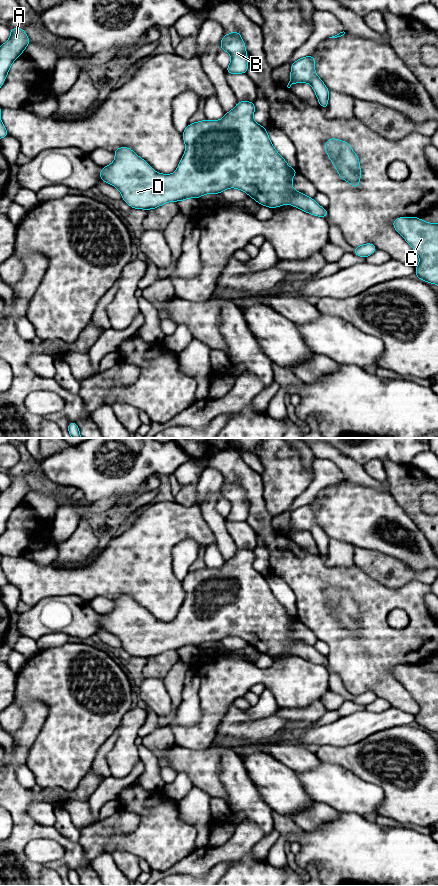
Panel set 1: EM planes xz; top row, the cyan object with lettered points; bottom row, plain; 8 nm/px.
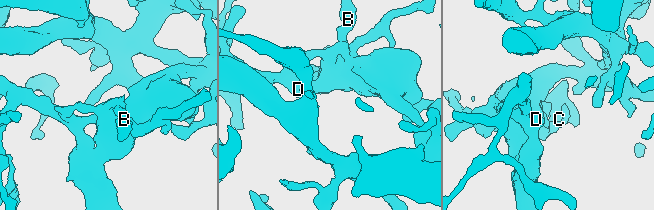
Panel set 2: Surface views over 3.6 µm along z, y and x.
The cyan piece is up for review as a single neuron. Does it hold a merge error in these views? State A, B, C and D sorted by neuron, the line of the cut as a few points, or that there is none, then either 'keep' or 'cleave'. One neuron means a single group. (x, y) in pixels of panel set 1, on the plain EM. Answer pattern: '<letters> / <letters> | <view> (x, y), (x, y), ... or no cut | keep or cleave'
A B C D | no cut | keep

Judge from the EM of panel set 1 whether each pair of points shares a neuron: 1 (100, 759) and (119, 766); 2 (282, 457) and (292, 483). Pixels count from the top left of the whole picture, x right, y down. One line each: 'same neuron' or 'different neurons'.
1: different neurons
2: same neuron

